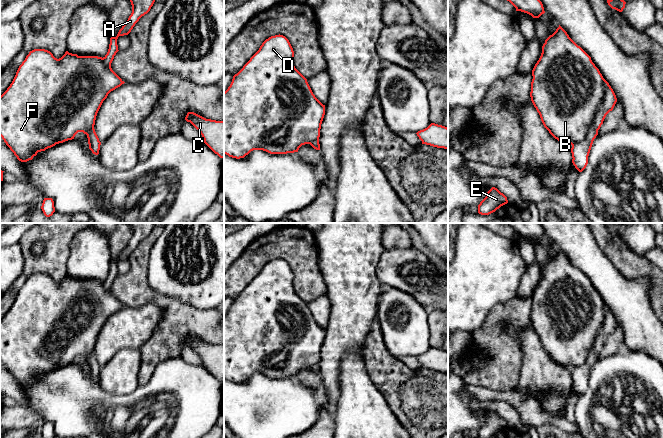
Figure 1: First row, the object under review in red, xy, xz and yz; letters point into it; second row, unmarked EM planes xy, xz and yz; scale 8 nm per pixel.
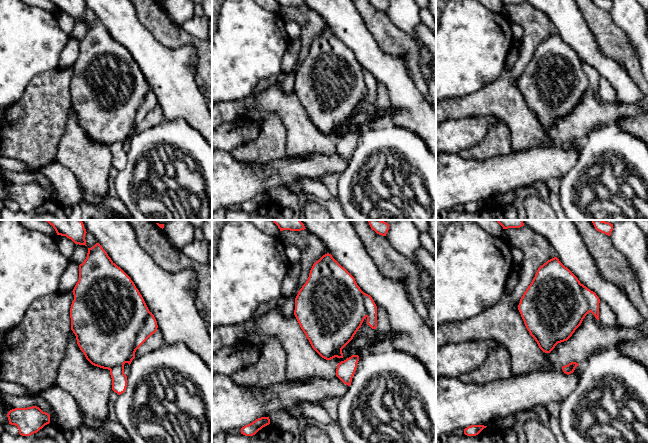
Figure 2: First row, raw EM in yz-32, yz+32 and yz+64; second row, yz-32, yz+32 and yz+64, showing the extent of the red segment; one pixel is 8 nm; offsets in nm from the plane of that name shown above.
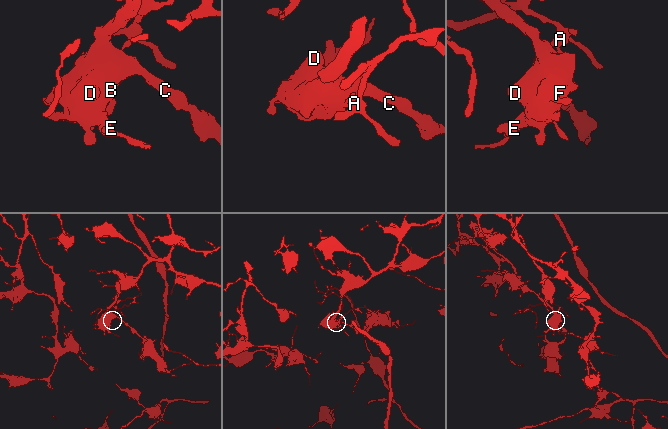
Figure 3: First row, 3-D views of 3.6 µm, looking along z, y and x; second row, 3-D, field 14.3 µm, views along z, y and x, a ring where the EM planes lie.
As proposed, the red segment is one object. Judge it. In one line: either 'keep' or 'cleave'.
cleave

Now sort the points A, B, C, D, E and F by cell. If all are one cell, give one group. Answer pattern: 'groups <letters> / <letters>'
groups A / B C D E F

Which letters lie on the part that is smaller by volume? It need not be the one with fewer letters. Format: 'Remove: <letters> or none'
Remove: A

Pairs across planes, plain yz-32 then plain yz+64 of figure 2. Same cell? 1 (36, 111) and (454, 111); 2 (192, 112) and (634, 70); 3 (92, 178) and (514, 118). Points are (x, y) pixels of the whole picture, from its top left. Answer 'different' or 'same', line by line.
1: different
2: different
3: same

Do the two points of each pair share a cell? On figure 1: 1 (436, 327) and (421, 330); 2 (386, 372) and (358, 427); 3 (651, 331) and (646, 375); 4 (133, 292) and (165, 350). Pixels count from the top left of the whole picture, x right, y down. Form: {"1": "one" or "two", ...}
{"1": "two", "2": "two", "3": "two", "4": "one"}

